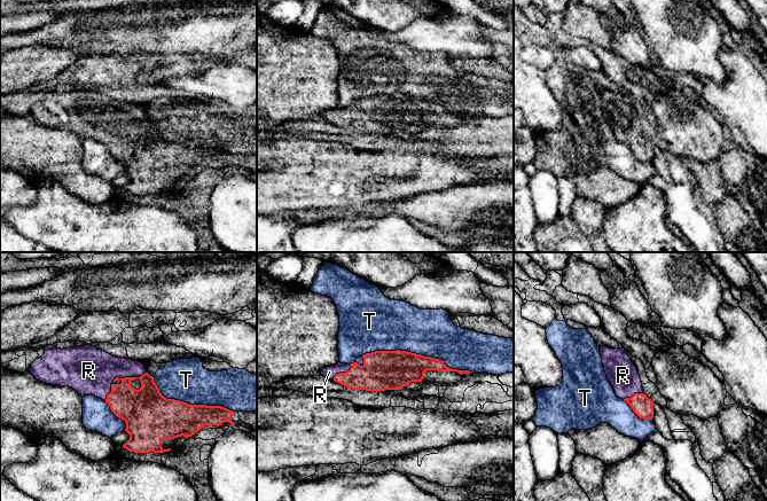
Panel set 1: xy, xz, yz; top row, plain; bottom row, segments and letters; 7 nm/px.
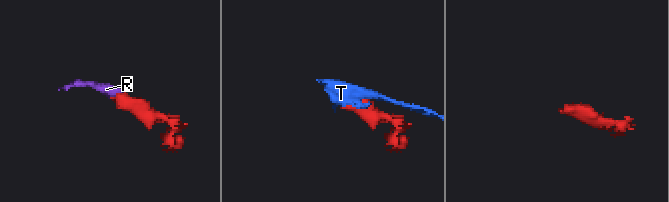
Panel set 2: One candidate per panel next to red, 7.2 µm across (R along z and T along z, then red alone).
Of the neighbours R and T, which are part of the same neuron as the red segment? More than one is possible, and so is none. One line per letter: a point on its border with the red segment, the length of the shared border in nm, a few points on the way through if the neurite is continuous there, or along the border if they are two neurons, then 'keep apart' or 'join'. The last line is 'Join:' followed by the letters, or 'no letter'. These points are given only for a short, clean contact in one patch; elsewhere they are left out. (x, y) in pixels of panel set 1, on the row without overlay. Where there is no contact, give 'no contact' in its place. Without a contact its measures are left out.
R: contact xy (128, 120); length 240 nm; join
T: contact xz (417, 98); length 800 nm; keep apart
Join: R

